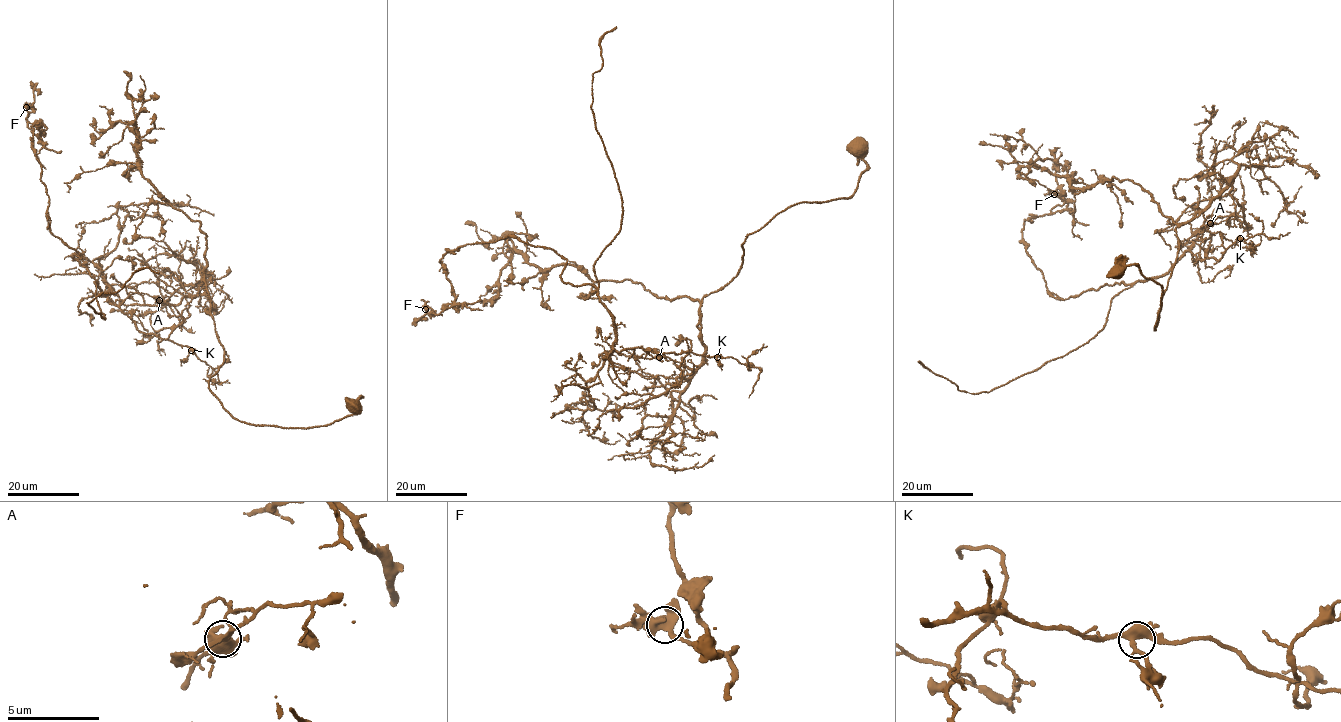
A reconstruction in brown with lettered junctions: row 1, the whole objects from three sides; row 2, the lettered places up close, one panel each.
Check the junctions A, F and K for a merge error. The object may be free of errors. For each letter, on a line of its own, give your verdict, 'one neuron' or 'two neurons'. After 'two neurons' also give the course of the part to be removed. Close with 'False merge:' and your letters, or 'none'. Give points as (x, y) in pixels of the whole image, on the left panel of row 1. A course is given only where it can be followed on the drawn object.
A: two neurons; foreign part runs (159, 300), (136, 292), (112, 303), (52, 234), (30, 82)
F: one neuron
K: one neuron
False merge: A

